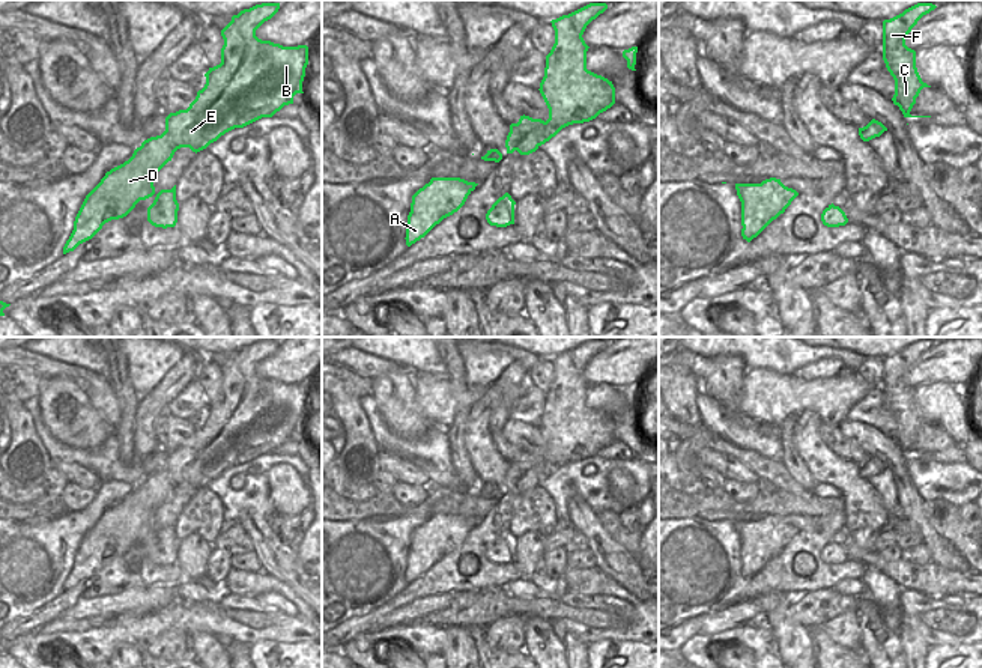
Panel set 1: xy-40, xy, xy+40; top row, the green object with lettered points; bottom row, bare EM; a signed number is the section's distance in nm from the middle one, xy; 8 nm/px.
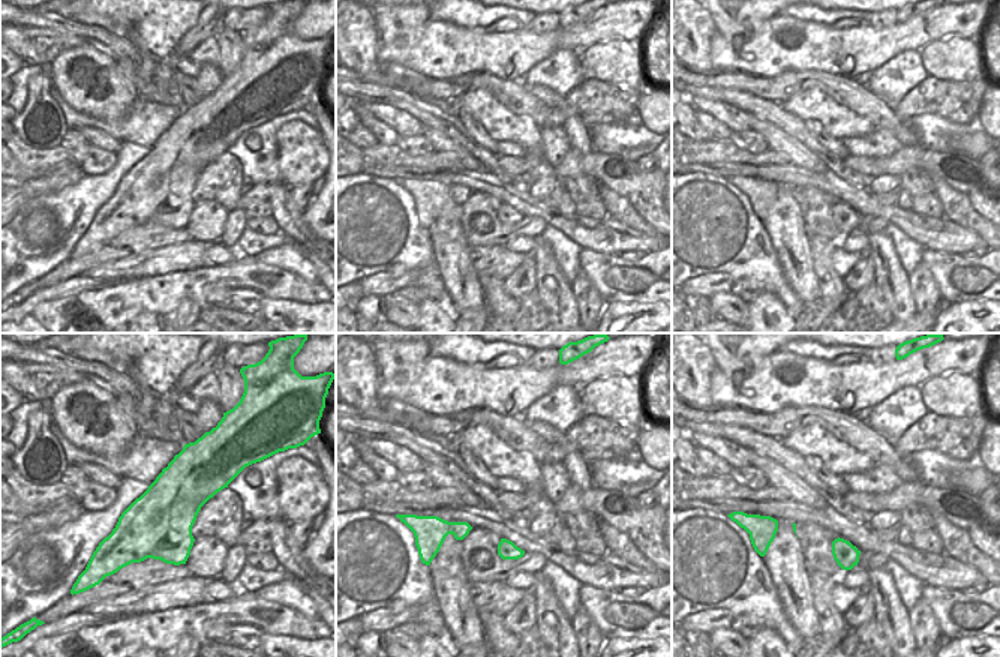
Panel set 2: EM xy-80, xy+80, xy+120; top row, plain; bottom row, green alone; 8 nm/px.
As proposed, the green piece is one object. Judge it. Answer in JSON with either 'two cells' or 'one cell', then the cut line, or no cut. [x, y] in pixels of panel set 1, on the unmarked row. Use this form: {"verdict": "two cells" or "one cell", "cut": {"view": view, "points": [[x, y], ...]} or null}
{"verdict": "one cell", "cut": null}

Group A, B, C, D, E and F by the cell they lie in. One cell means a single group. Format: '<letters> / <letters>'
A B C D E F

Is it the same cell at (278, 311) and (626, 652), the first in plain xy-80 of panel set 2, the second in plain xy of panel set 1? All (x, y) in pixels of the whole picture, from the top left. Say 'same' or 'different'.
same

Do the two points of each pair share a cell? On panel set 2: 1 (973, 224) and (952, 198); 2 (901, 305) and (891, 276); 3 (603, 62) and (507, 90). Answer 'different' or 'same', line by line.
1: same
2: same
3: different

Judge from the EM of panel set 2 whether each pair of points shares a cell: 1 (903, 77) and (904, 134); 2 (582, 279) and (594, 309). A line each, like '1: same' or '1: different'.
1: different
2: same

